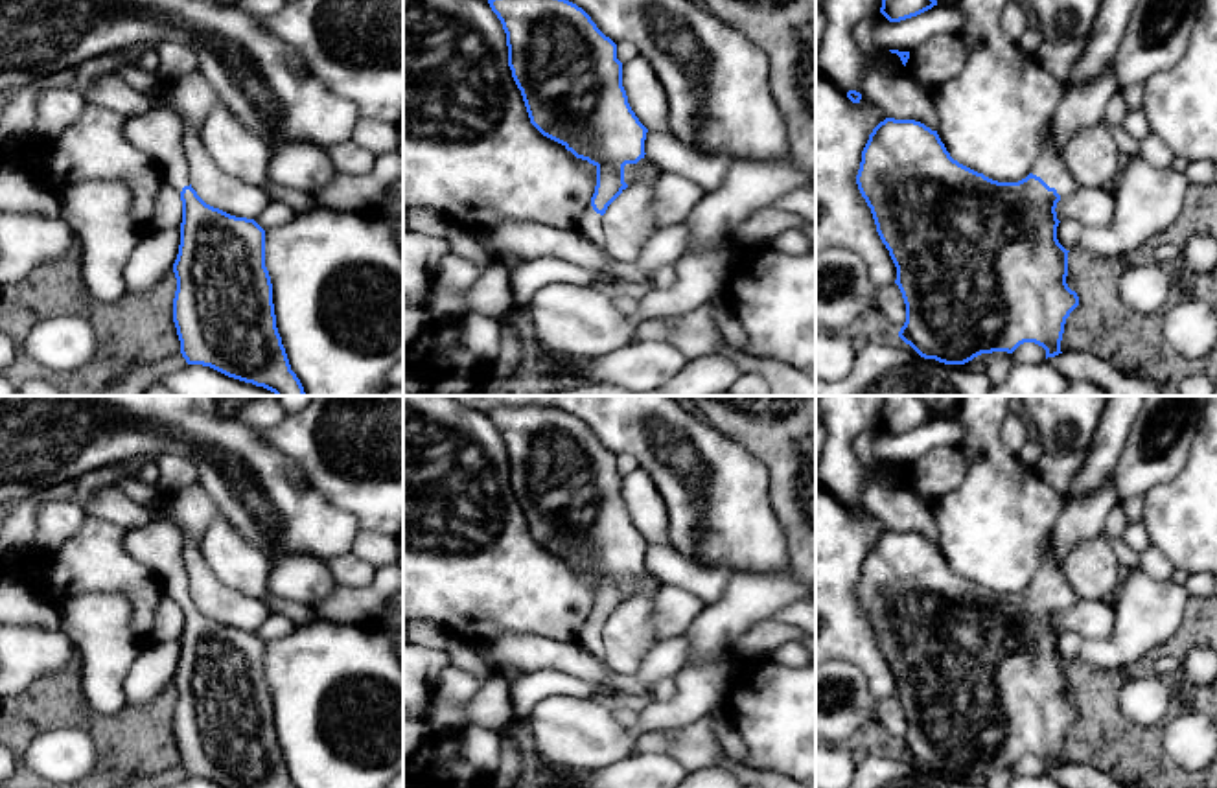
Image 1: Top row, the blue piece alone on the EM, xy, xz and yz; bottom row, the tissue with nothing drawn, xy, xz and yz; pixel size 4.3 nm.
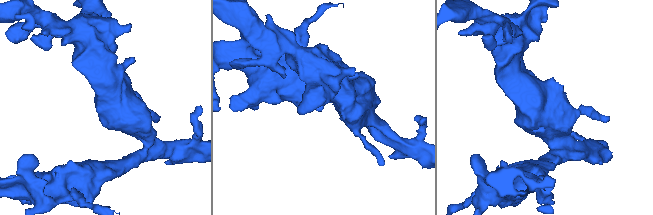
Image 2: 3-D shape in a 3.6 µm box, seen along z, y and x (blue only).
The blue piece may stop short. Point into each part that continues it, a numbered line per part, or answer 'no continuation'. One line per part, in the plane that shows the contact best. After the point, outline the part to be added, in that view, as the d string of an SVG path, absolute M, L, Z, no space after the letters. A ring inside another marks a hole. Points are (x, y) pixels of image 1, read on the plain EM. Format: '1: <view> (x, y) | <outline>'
1: yz (1050, 579) | M1053 534L1042 547L1040 565L1031 585L1040 589L1049 600L1055 600L1061 609L1072 609L1081 602L1055 560Z

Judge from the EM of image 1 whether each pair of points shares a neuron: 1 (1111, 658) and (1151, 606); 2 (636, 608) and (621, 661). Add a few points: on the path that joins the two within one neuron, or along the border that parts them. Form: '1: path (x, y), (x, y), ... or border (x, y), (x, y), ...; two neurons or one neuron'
1: path (1124, 645), (1146, 619); one neuron
2: path (632, 621), (625, 648); one neuron

